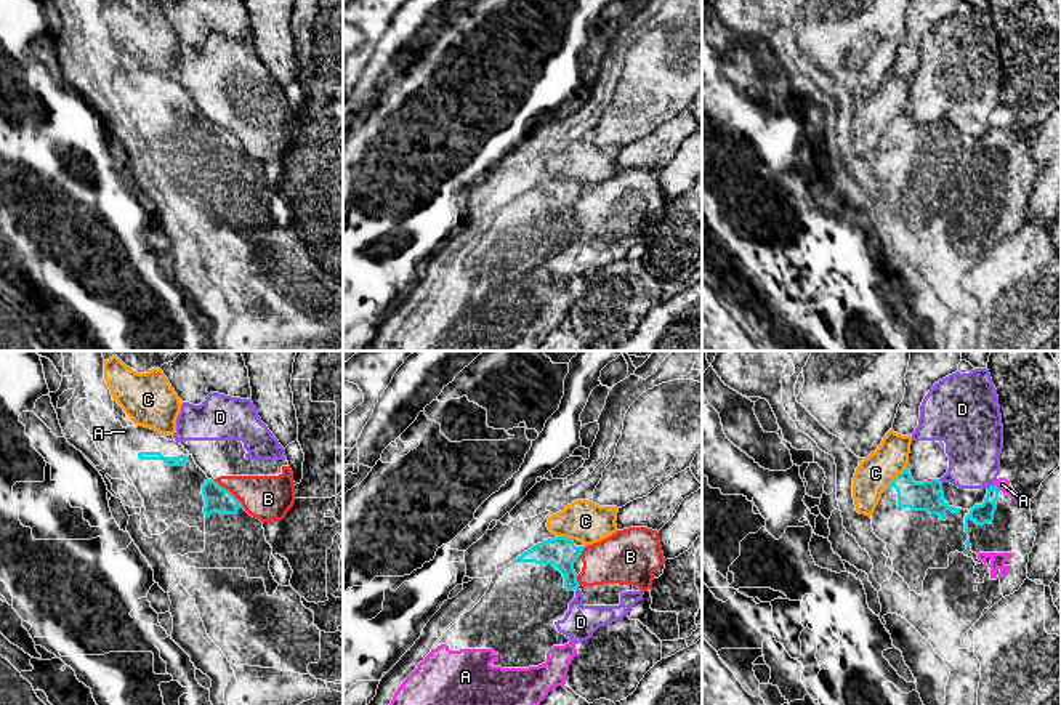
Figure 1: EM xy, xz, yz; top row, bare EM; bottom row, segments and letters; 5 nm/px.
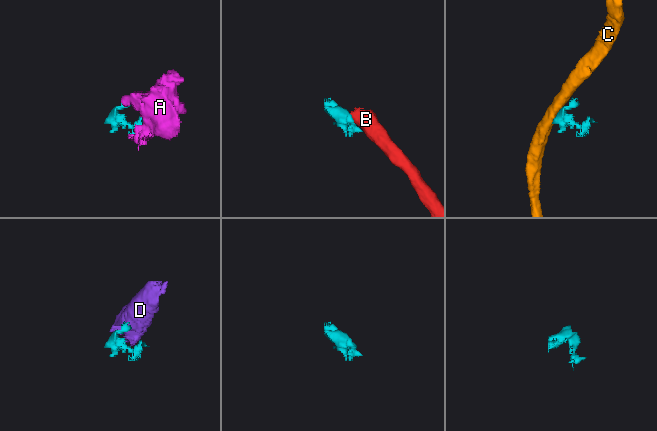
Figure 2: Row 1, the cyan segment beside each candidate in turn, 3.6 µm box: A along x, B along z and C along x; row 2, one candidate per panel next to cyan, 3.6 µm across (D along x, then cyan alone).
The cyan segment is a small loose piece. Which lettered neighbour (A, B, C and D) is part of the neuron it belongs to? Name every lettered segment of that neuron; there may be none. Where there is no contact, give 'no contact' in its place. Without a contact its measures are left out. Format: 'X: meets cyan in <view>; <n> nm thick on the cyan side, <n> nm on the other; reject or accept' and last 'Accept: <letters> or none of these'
A: meets cyan in yz; 100 nm thick on the cyan side, 70 nm on the other; accept
B: meets cyan in xy; 130 nm thick on the cyan side, 220 nm on the other; reject
C: meets cyan in yz; 150 nm thick on the cyan side, 180 nm on the other; reject
D: meets cyan in yz; 100 nm thick on the cyan side, 280 nm on the other; reject
Accept: A

